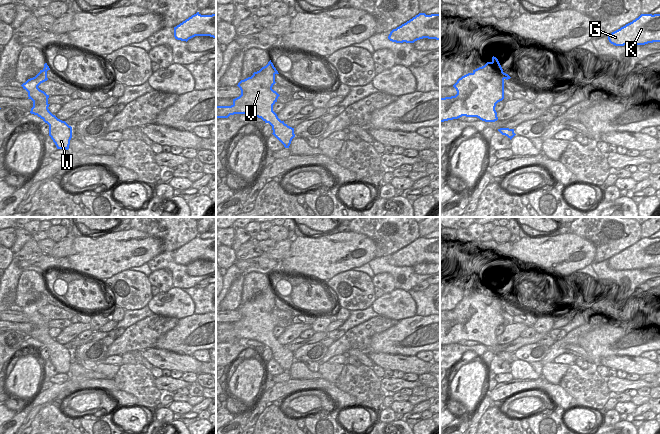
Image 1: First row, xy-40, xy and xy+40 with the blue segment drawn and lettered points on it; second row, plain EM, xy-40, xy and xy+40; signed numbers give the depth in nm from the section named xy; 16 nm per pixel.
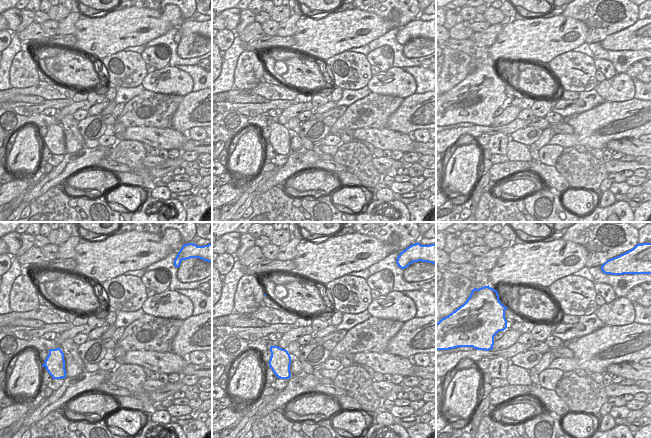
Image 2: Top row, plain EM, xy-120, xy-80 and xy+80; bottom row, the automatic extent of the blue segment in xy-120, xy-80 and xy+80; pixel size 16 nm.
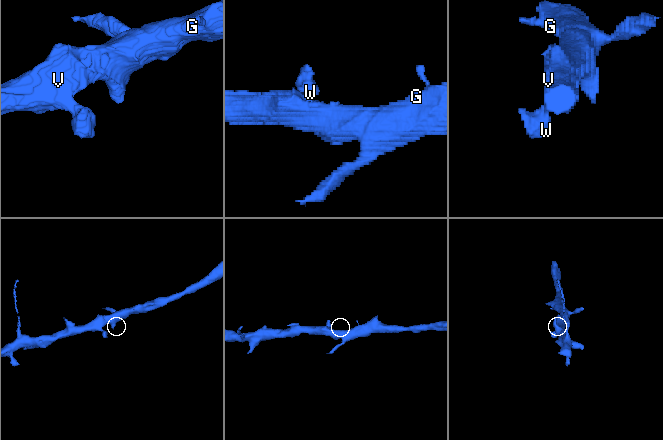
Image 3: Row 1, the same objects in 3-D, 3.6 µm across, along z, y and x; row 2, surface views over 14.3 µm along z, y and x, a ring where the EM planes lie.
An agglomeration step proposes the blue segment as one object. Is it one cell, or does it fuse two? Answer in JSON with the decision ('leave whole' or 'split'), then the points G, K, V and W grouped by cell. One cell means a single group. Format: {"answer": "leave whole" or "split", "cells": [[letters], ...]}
{"answer": "leave whole", "cells": [["G", "K", "V", "W"]]}

